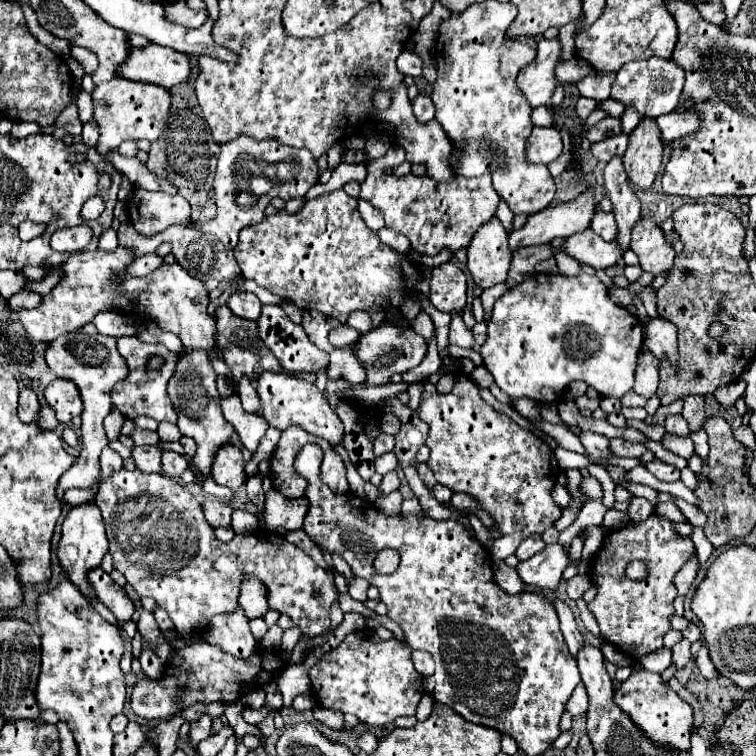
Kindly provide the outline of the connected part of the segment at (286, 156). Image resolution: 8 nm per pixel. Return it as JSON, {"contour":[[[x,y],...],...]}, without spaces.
{"contour":[[[237,138],[221,146],[217,174],[213,182],[217,200],[215,218],[203,224],[190,221],[188,226],[211,232],[225,246],[235,248],[239,232],[245,226],[259,224],[265,216],[265,208],[271,204],[273,198],[281,198],[285,202],[291,198],[301,198],[313,184],[317,184],[317,178],[317,162],[309,154],[309,150],[291,150],[291,146],[281,146],[279,142],[257,142],[251,138]]]}

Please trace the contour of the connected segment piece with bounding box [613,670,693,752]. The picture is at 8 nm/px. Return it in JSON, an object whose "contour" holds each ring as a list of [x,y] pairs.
{"contour":[[[633,670],[633,674],[615,692],[613,700],[633,718],[633,722],[637,722],[637,726],[641,726],[641,730],[645,730],[645,734],[649,734],[653,742],[665,742],[667,746],[685,752],[691,748],[689,738],[693,732],[693,710],[671,688],[667,688],[667,682],[661,678],[661,674]]]}

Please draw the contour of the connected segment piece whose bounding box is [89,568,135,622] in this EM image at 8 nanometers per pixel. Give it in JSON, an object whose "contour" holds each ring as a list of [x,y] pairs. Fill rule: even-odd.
{"contour":[[[95,568],[89,572],[89,582],[97,592],[97,598],[115,614],[119,622],[131,622],[131,616],[135,612],[131,600],[127,598],[125,590],[113,582],[113,578],[103,570]]]}

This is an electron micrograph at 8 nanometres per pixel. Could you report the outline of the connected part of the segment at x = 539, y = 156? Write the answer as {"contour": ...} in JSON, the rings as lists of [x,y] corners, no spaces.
{"contour":[[[533,128],[525,140],[525,160],[531,164],[549,164],[563,152],[561,134],[555,128]]]}

